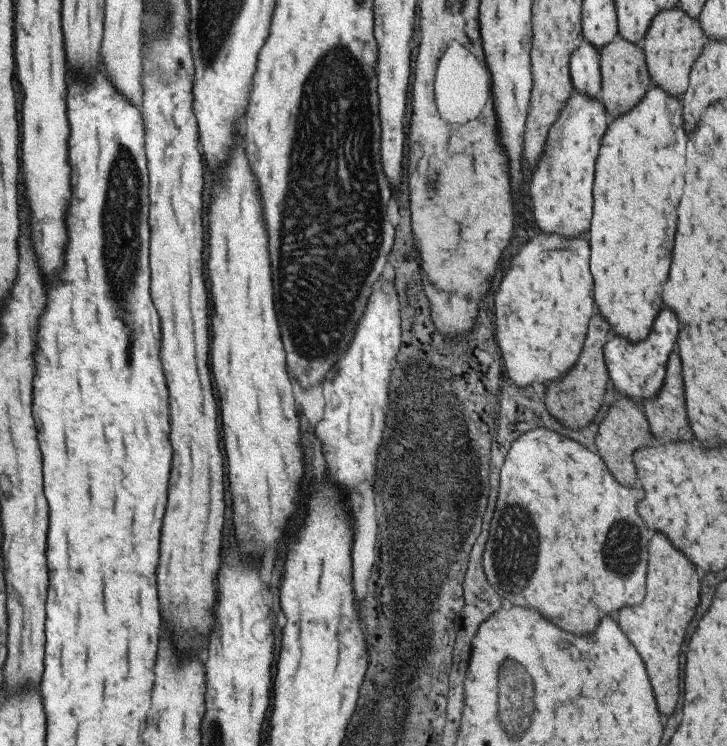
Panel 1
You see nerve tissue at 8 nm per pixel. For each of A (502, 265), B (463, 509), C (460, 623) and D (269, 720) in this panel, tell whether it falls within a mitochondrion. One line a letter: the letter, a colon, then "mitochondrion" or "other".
A: other
B: mitochondrion
C: other
D: other

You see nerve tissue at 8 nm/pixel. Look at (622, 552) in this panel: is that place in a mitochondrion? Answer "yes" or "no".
yes

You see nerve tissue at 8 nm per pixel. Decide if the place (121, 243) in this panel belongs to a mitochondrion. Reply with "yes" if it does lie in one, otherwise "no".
yes

